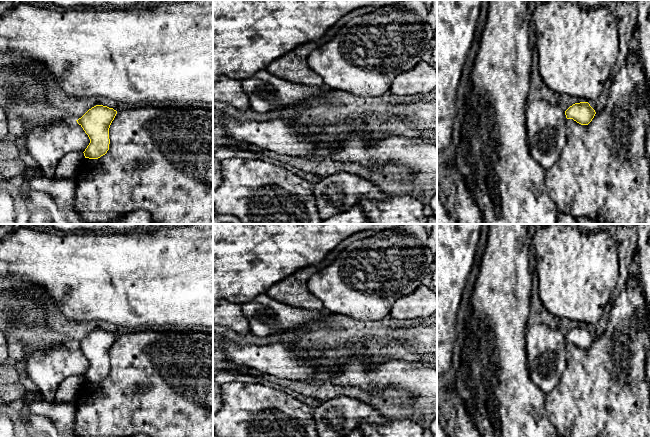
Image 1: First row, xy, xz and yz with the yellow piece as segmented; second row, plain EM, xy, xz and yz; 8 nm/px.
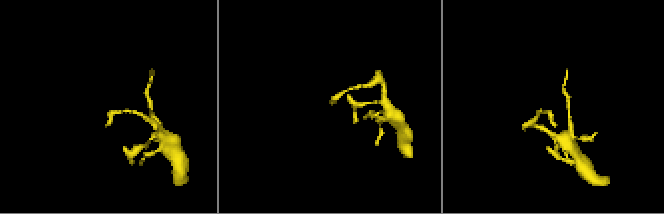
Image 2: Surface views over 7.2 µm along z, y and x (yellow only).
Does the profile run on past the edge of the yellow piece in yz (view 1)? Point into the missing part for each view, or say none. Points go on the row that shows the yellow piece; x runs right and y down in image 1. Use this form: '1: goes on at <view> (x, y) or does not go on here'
1: does not go on here

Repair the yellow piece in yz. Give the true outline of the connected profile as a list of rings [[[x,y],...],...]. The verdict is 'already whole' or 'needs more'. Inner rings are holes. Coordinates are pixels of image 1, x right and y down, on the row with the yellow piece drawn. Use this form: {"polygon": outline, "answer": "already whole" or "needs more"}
{"polygon": [[[588,102],[575,103],[565,111],[567,119],[573,119],[581,125],[588,125],[595,114],[595,110]]], "answer": "already whole"}

